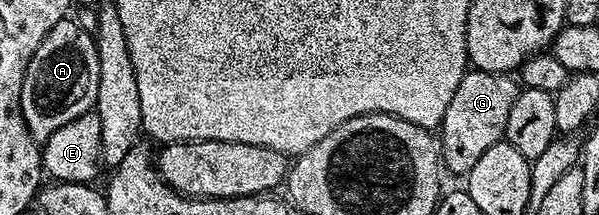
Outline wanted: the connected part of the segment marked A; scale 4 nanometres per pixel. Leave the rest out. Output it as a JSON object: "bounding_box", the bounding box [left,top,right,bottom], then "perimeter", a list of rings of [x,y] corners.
{"bounding_box":[21,19,99,143],"perimeter":[[[66,19],[55,23],[55,27],[51,27],[47,39],[43,39],[43,43],[39,43],[39,51],[35,51],[35,55],[23,75],[21,110],[30,135],[39,143],[45,142],[51,135],[55,135],[55,131],[59,131],[59,127],[63,127],[63,123],[71,123],[71,119],[90,112],[96,106],[98,91],[99,55],[95,37],[88,34],[87,31],[83,31],[83,28],[77,25],[76,20]]]}

